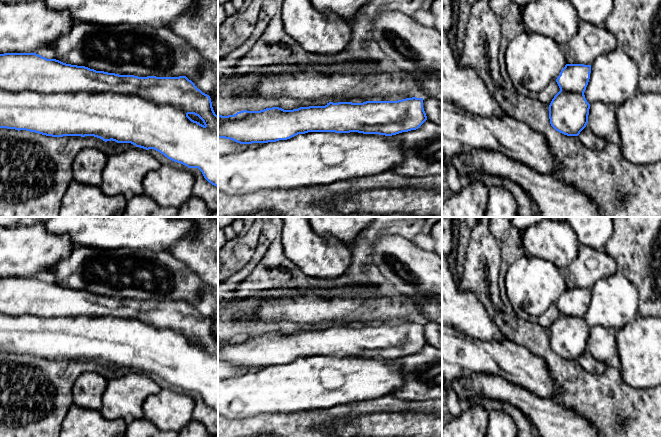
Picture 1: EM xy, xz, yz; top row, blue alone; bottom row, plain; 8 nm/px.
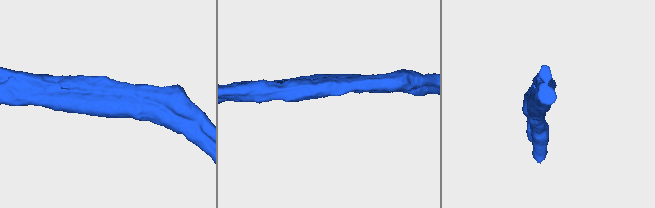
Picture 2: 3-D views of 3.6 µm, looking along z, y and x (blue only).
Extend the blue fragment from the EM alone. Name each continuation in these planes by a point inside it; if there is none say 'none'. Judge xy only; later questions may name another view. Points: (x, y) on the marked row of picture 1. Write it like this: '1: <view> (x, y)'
none

